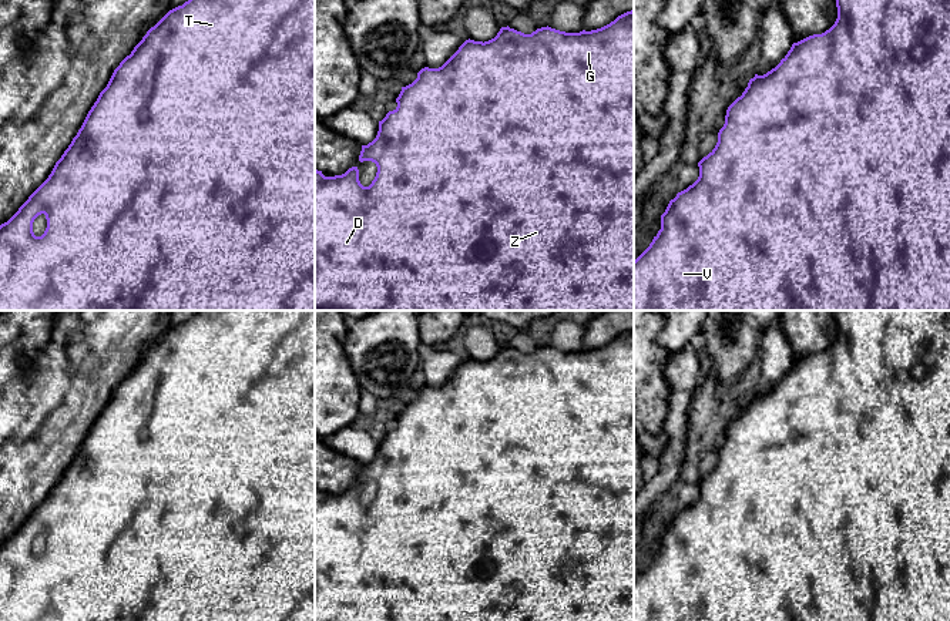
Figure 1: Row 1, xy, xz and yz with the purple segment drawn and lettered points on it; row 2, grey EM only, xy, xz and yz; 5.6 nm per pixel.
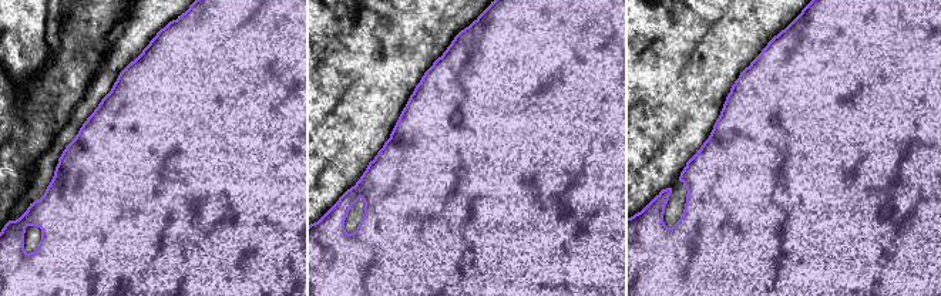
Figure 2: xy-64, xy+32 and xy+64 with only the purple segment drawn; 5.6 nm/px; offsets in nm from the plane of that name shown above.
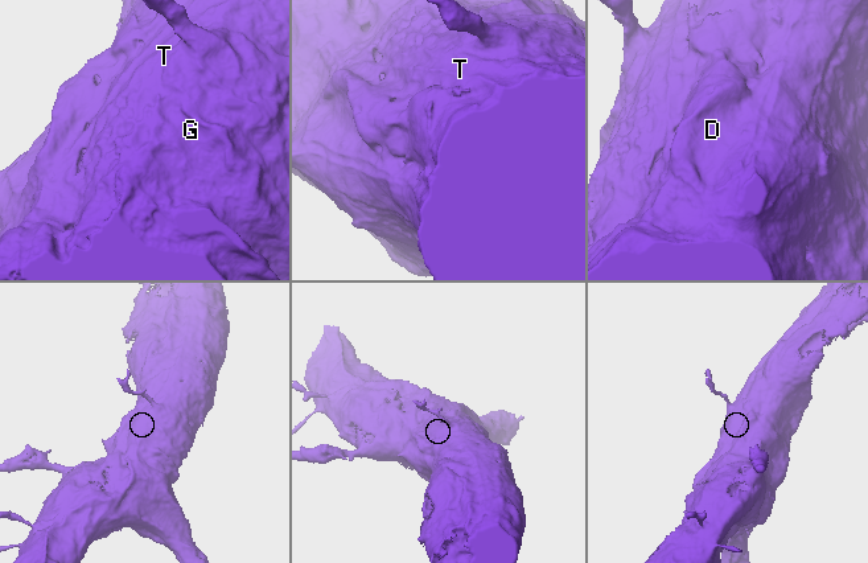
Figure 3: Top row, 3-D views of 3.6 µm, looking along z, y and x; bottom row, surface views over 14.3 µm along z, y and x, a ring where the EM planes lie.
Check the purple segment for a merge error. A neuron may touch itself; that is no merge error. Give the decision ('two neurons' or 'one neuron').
one neuron

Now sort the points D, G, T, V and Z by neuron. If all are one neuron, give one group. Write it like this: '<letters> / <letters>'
D G T V Z

